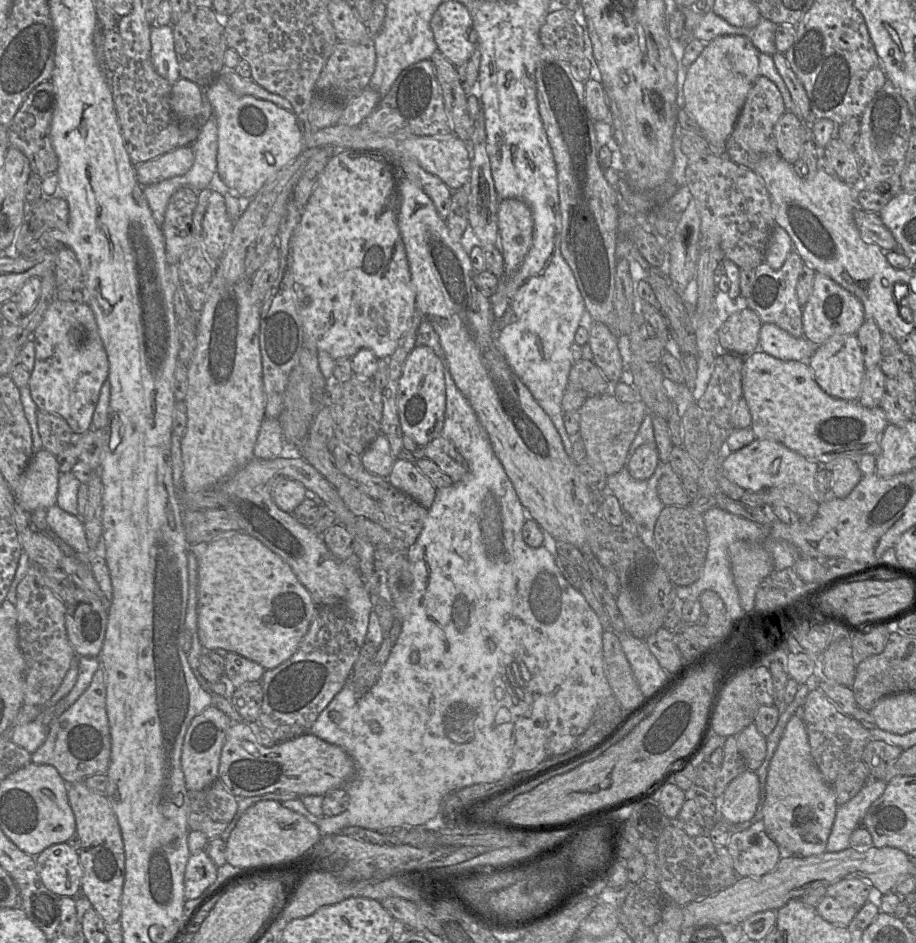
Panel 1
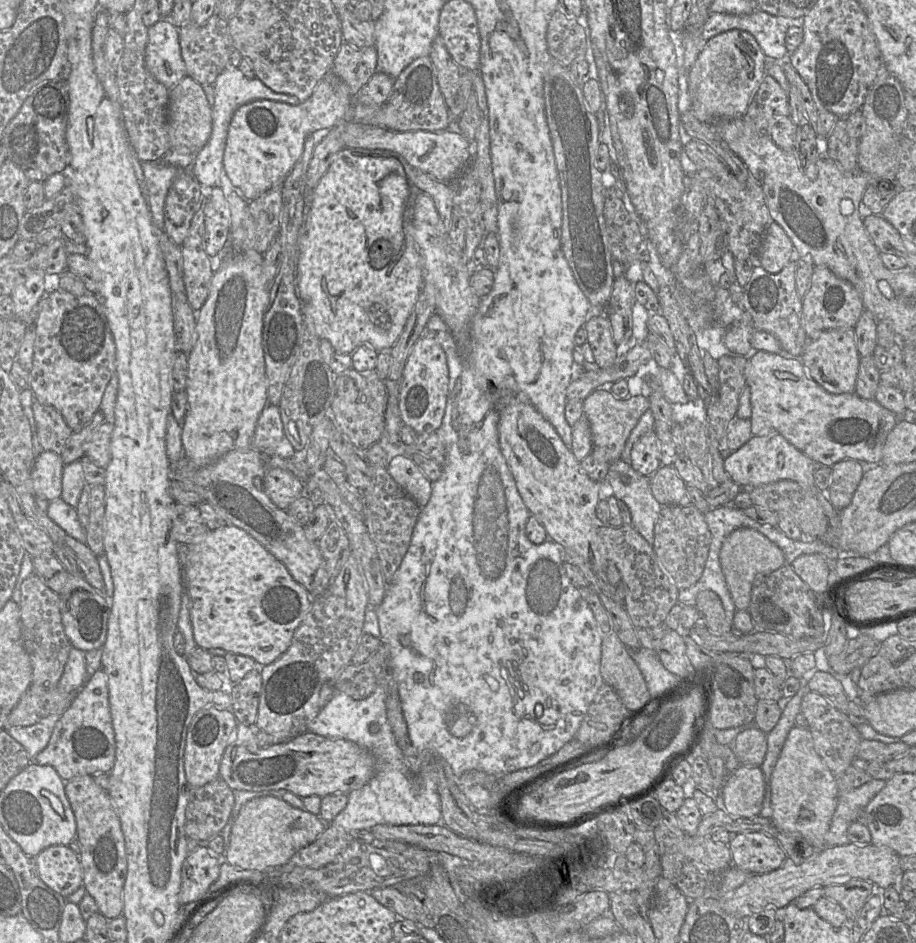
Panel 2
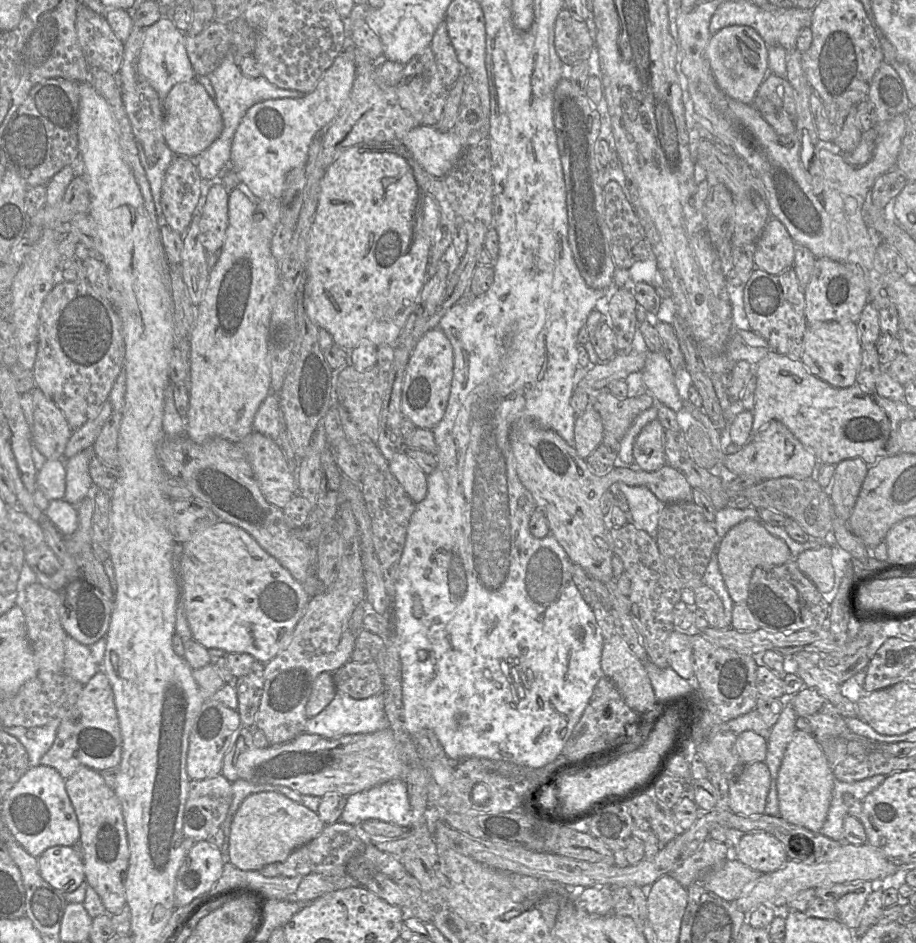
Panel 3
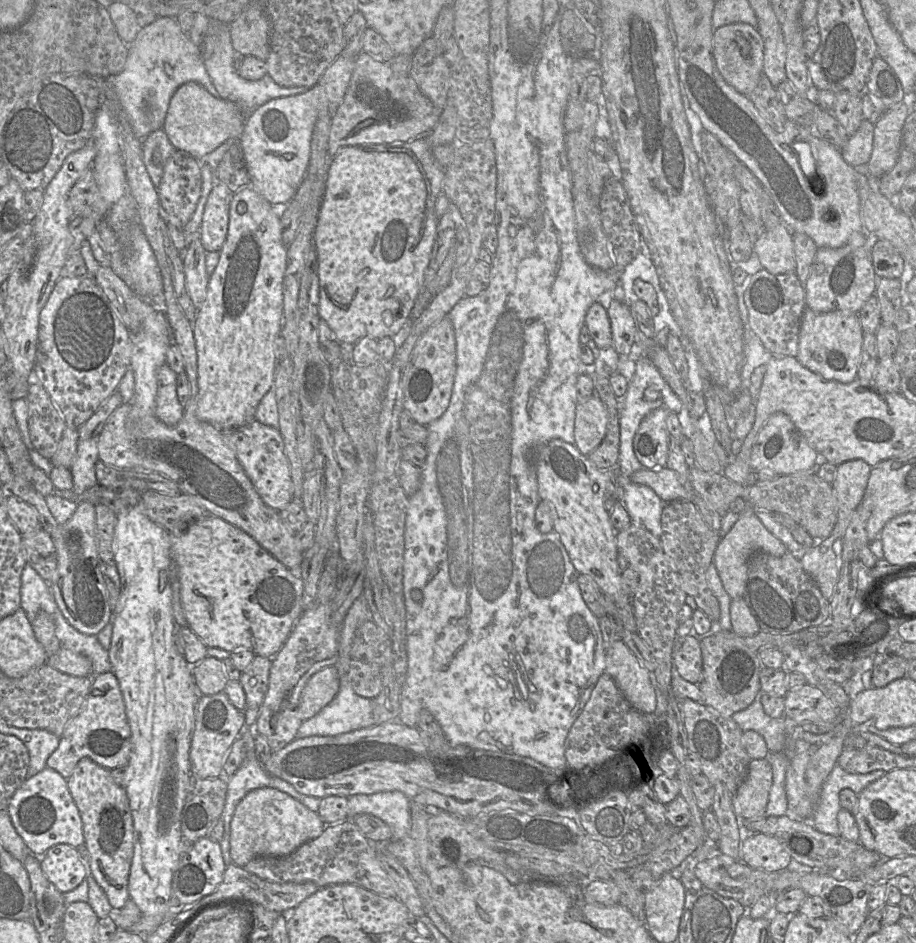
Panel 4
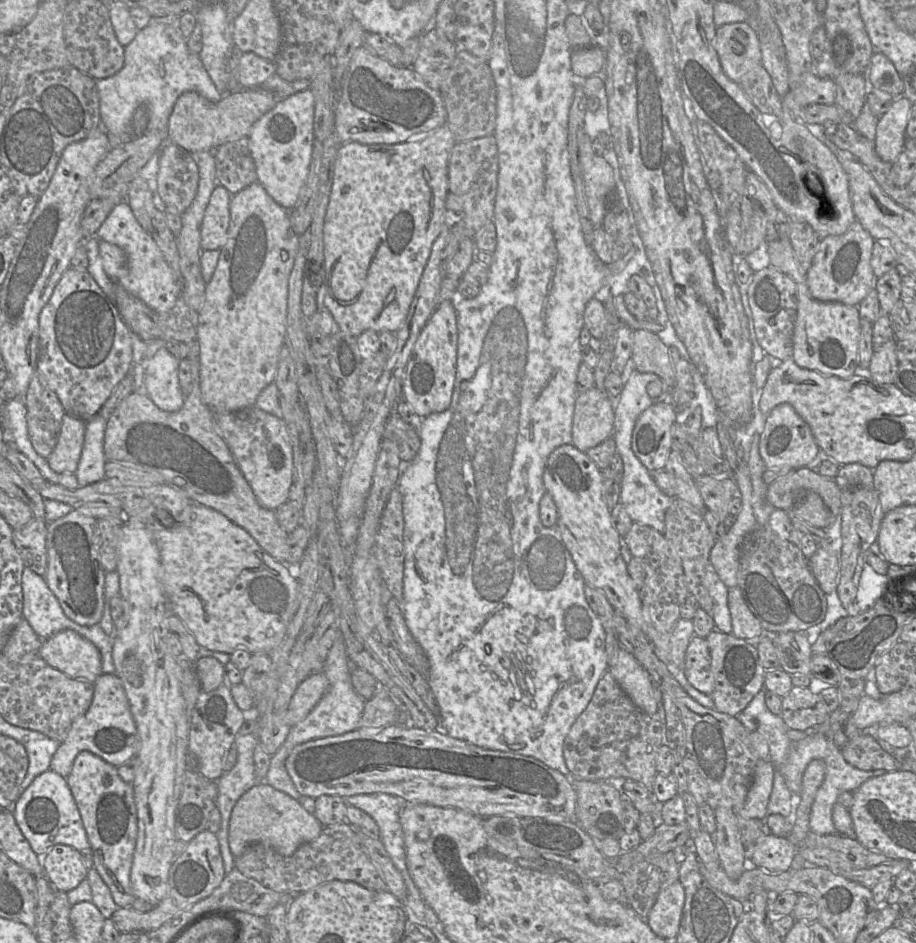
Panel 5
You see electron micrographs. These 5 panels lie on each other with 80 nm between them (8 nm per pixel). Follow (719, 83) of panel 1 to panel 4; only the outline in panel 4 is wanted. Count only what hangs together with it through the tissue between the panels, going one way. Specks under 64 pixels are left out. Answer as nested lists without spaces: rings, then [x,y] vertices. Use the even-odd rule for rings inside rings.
[[[733,23],[713,33],[713,57],[725,81],[741,94],[749,96],[764,74],[764,41],[757,27]]]

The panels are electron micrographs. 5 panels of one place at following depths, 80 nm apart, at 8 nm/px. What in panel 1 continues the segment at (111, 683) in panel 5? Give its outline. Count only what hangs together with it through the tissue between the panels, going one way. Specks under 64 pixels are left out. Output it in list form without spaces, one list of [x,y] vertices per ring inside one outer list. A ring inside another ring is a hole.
[[[98,669],[85,692],[53,723],[44,743],[31,754],[31,762],[53,766],[68,783],[107,773],[111,758],[111,734],[107,713],[106,675]]]

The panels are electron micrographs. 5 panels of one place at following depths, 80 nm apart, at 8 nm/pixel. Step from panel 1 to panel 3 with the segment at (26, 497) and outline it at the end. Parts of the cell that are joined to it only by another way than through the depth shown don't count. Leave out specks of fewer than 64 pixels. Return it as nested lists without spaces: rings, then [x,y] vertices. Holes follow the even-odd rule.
[[[47,459],[37,471],[36,483],[49,501],[63,499],[66,488],[65,459]]]

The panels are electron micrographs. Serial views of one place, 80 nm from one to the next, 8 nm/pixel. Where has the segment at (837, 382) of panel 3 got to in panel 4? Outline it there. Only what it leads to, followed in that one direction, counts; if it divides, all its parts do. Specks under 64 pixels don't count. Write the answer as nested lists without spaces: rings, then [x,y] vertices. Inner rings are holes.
[[[806,308],[796,358],[804,367],[827,380],[850,383],[857,378],[862,342],[863,331],[857,313],[845,310],[818,313]]]

